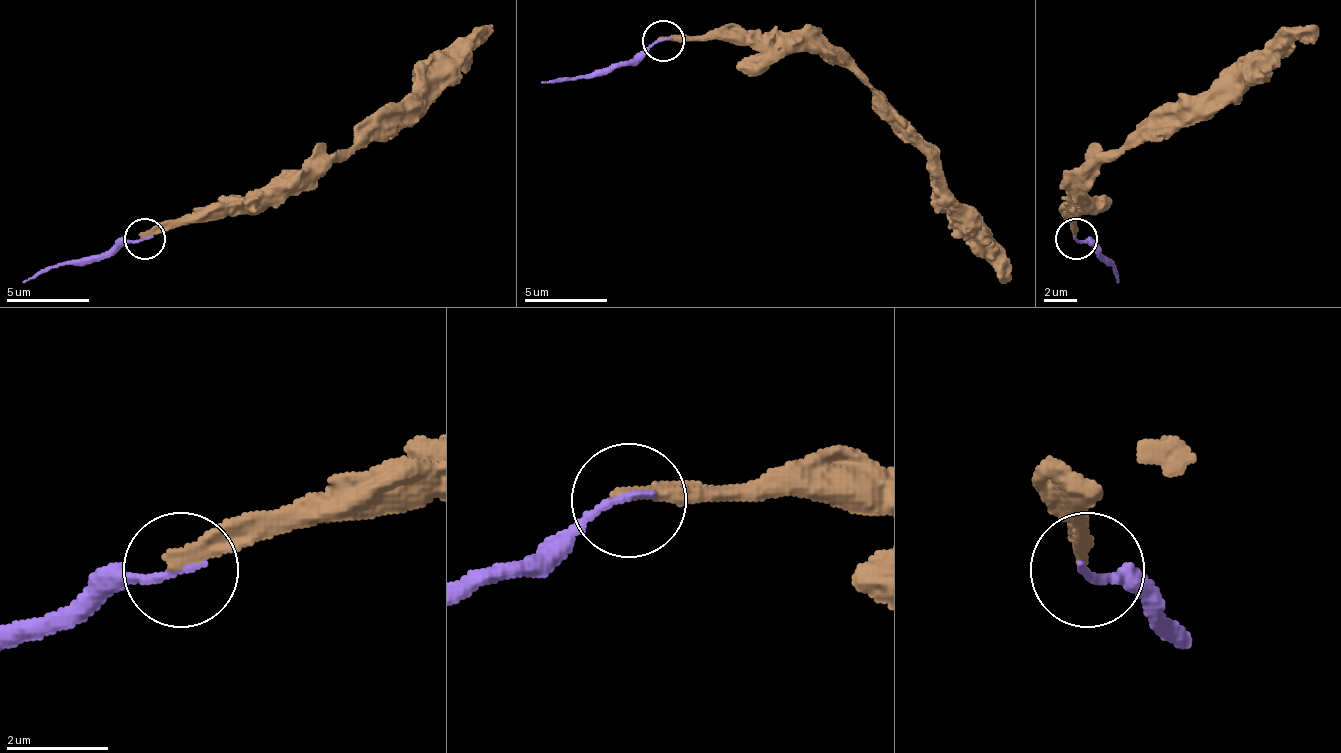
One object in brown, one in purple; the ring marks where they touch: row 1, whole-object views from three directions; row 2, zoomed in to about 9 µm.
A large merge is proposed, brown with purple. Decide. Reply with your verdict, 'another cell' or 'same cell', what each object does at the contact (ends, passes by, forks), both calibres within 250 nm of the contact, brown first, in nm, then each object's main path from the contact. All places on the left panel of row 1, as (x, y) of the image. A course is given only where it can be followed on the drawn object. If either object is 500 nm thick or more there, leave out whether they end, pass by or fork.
another cell; brown ends; purple ends; calibres 320 and 140 nm; course brown (146, 235), (282, 202), (307, 186), (353, 144), (361, 144), (419, 86), (490, 24); course purple (146, 240), (121, 240), (108, 252), (21, 281)

